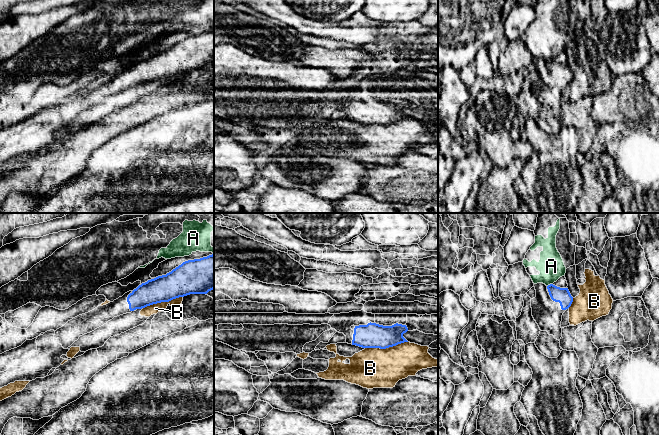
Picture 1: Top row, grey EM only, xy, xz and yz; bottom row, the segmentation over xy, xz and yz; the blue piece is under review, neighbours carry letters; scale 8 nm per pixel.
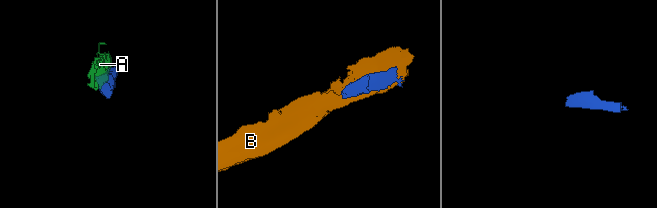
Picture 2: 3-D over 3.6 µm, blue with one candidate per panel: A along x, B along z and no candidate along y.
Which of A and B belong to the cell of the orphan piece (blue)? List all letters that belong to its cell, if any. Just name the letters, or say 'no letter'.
no letter

